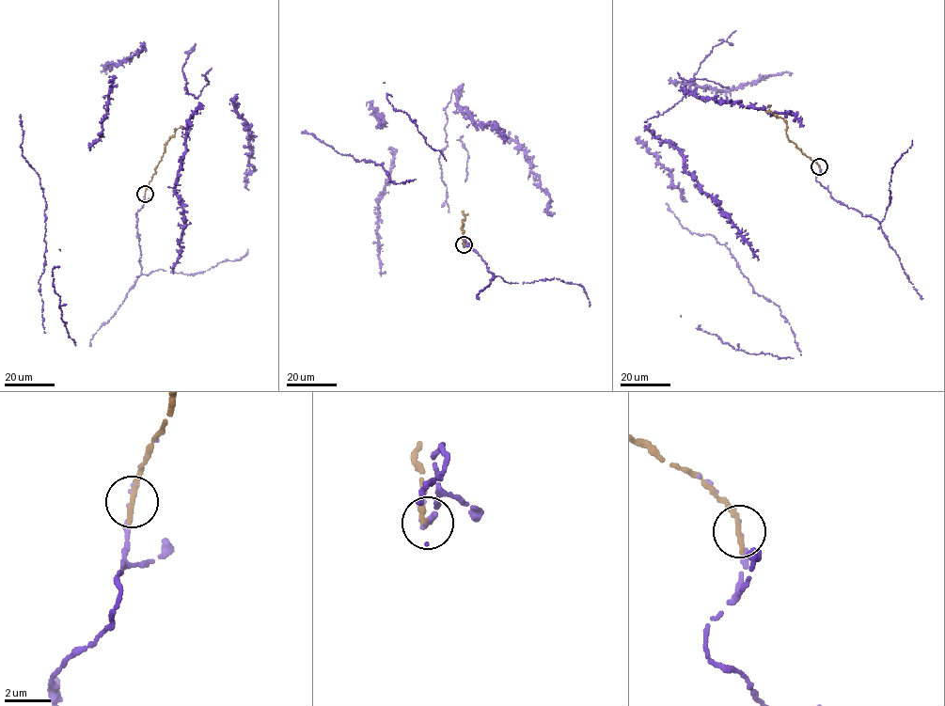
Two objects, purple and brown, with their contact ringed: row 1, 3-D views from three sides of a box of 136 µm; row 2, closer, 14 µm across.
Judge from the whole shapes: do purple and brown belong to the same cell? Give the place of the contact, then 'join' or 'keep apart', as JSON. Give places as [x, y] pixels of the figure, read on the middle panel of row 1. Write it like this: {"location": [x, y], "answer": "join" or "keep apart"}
{"location": [464, 244], "answer": "join"}

